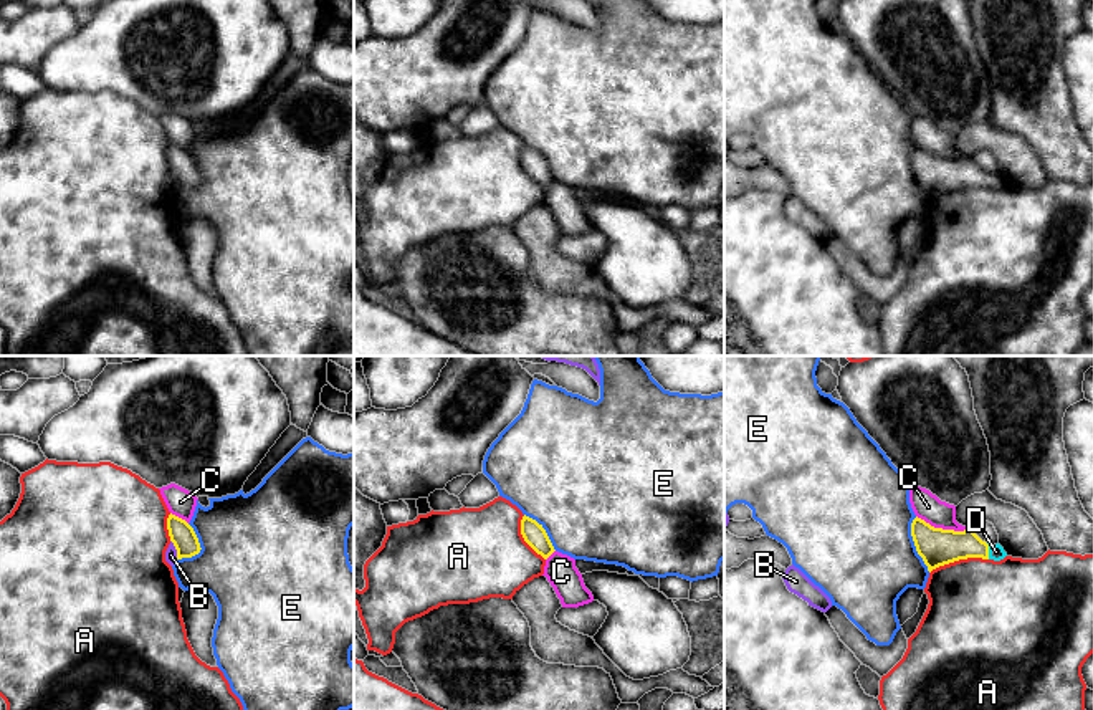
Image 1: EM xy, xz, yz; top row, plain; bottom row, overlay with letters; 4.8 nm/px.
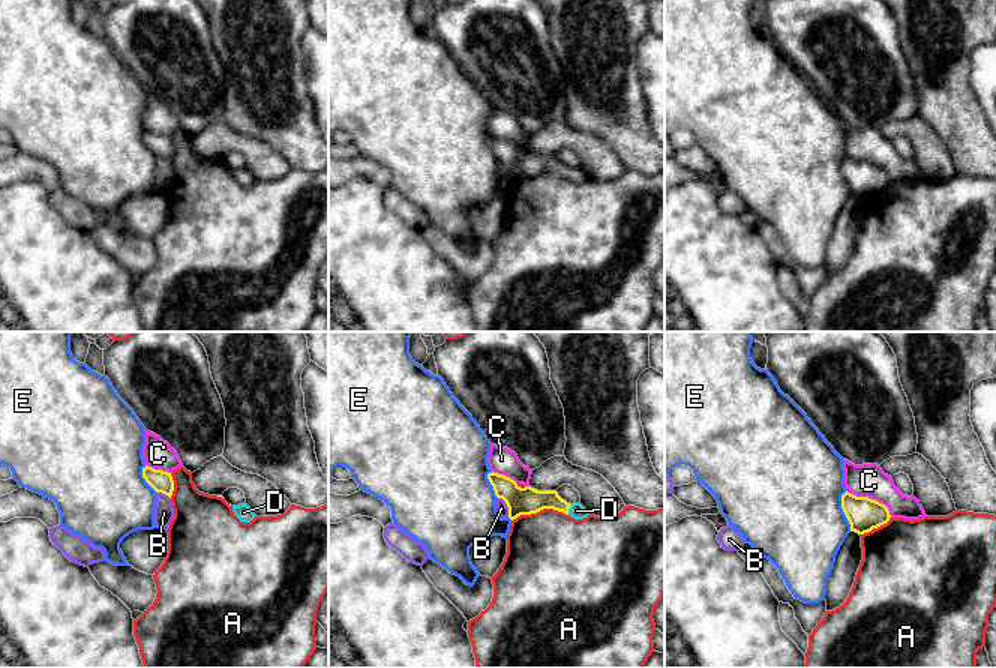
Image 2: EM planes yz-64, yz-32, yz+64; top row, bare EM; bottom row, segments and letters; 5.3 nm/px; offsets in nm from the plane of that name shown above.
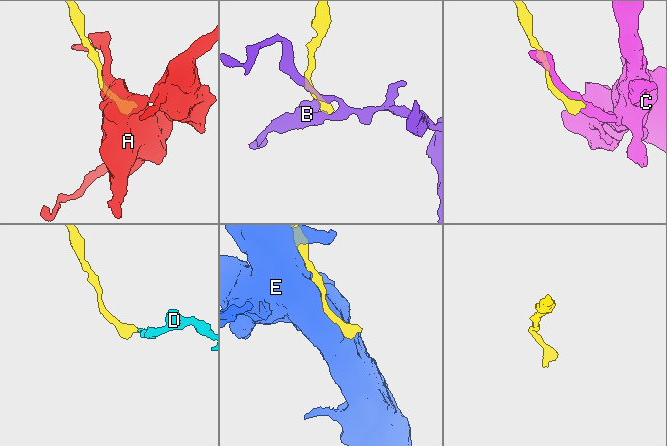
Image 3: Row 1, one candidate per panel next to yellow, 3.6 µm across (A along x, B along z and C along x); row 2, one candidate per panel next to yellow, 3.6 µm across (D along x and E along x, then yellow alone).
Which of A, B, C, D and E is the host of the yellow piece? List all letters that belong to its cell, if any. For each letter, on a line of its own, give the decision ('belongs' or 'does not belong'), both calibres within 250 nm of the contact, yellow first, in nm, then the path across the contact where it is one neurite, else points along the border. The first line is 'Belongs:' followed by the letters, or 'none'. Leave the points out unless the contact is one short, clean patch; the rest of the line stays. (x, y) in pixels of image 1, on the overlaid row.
Belongs: D
A: does not belong | 180/460 nm
B: does not belong | 120/60 nm | along xy (171, 540), (177, 558)
C: does not belong | 180/140 nm
D: belongs | 180/80 nm | across yz (936, 546), (974, 546), (987, 551), (996, 551)
E: does not belong | 180/500 nm

